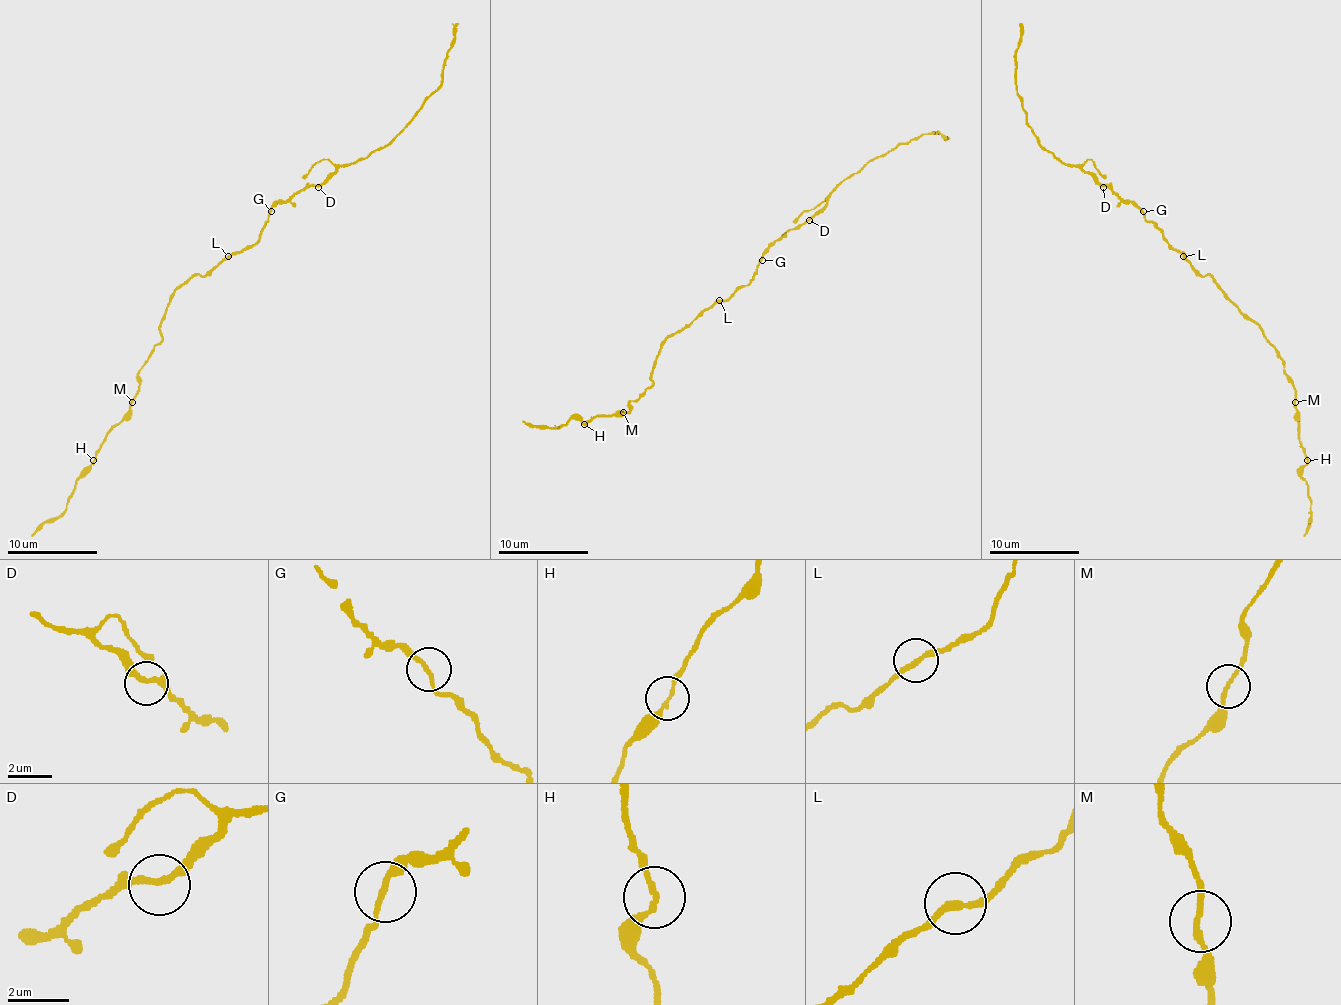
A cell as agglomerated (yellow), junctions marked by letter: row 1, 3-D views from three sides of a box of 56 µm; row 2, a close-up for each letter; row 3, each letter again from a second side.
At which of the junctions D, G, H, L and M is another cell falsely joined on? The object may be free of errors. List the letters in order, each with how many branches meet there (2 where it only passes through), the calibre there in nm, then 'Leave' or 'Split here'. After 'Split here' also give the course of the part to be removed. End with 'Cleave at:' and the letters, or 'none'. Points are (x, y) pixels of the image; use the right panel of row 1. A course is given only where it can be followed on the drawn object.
D: Branches: 2. Thickness 180 nm. Leave
G: Branches: 2. Thickness 180 nm. Leave
H: Branches: 2. Thickness 170 nm. Leave
L: Branches: 2. Thickness 240 nm. Leave
M: Branches: 2. Thickness 180 nm. Leave
Cleave at: none

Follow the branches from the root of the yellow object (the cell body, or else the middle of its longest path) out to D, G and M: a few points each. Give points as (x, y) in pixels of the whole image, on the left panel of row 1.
D: (230, 256), (239, 254), (260, 238), (269, 211), (277, 202), (289, 200), (300, 189), (318, 187)
G: (230, 256), (239, 254), (260, 238), (271, 211)
M: (230, 256), (204, 276), (190, 276), (174, 292), (161, 321), (161, 341), (139, 372), (132, 402)

